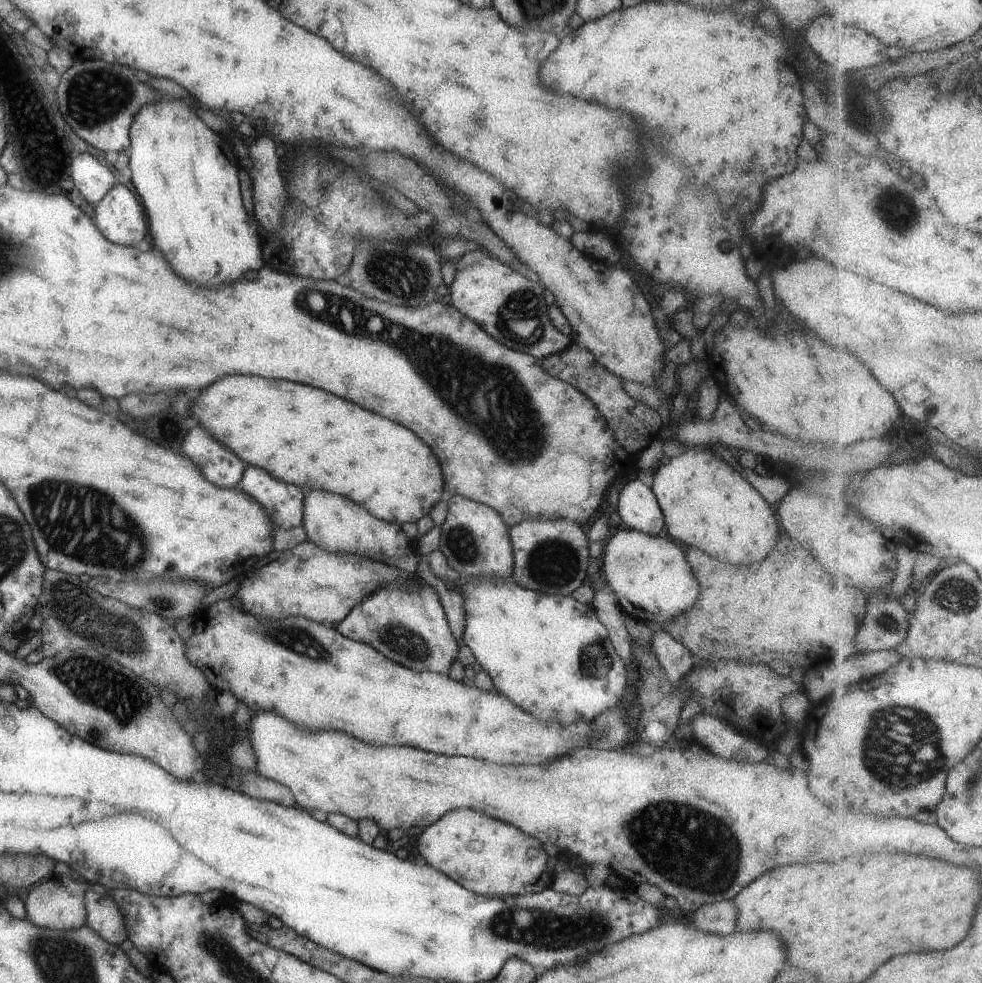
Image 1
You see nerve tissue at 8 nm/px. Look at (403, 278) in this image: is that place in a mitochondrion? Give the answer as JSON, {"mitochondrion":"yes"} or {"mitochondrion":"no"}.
{"mitochondrion":"yes"}

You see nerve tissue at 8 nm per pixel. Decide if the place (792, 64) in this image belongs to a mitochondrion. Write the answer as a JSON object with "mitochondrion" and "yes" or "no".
{"mitochondrion":"no"}

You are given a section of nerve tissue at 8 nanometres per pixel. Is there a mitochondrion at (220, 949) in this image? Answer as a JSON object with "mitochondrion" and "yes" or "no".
{"mitochondrion":"yes"}

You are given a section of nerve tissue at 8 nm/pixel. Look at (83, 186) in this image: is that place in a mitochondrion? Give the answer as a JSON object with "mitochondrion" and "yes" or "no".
{"mitochondrion":"no"}

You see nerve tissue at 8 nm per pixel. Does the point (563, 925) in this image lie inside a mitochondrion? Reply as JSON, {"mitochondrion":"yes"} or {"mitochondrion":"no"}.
{"mitochondrion":"yes"}

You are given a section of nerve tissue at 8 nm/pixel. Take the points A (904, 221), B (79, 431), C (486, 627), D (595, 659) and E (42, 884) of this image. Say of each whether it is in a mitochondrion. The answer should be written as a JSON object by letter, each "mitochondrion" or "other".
{"A":"mitochondrion","B":"other","C":"other","D":"mitochondrion","E":"other"}

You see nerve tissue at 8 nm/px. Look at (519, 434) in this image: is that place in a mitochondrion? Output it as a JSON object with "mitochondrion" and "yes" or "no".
{"mitochondrion":"yes"}

